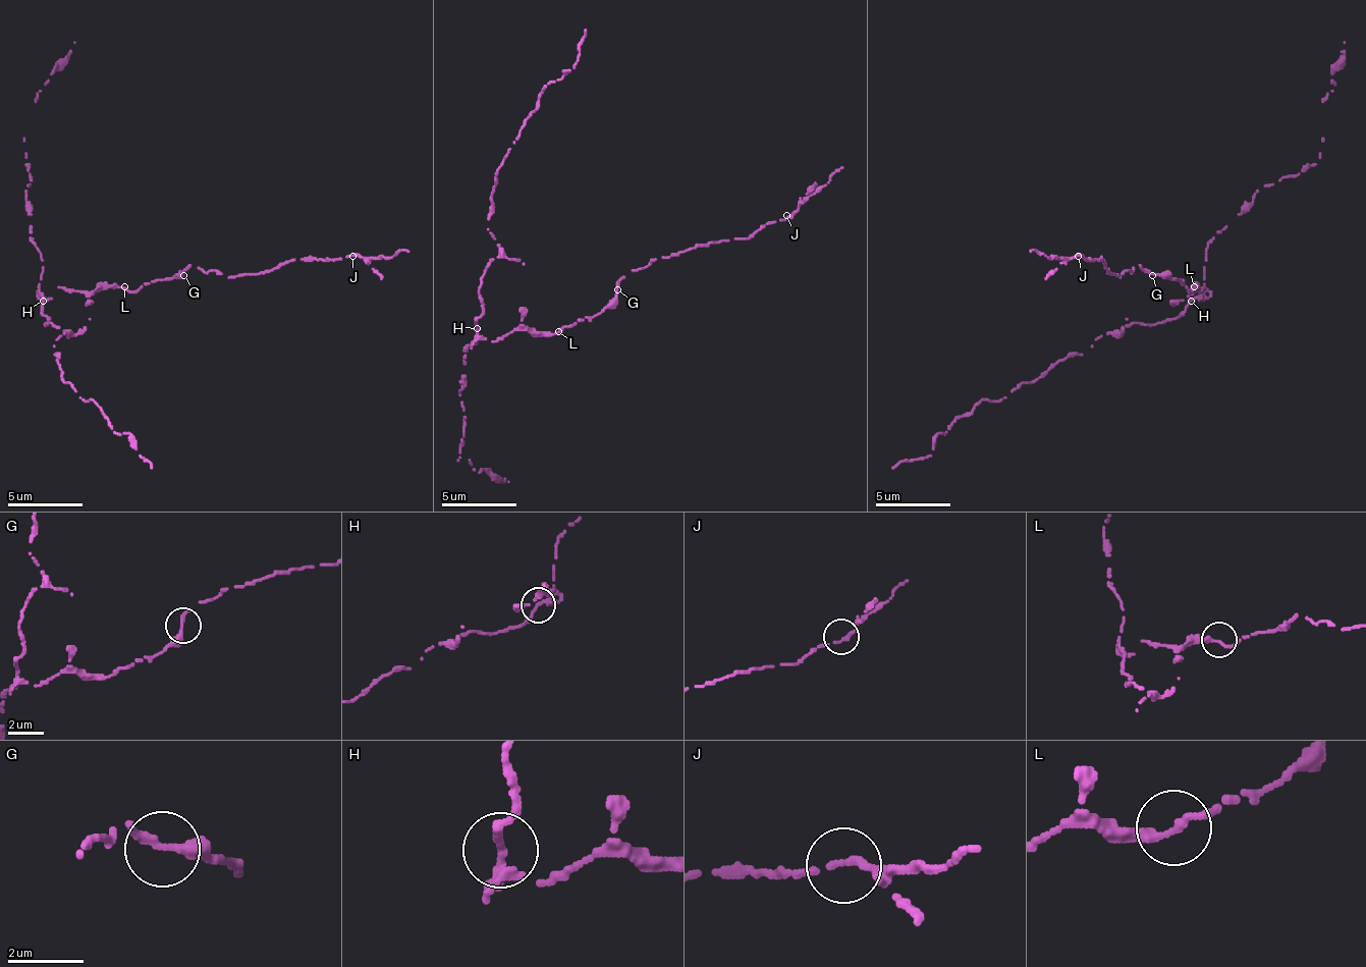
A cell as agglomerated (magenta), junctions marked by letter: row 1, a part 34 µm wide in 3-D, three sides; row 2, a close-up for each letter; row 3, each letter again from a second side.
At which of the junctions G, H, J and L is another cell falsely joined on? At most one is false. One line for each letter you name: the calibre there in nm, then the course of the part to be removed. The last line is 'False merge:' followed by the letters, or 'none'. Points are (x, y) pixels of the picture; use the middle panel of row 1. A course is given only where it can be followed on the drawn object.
H: 260 nm | (476, 327), (483, 312), (480, 278), (498, 249), (487, 230), (494, 177), (539, 96), (577, 62), (584, 29)
False merge: H

